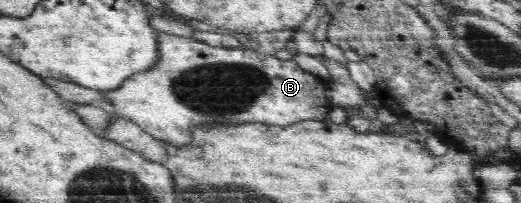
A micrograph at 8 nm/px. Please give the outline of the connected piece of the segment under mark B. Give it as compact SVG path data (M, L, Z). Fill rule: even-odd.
M155 30L155 35L157 63L149 69L133 73L117 89L103 91L103 96L107 96L115 113L133 121L145 133L161 141L173 141L173 145L189 145L189 129L193 129L193 125L201 125L201 121L233 121L233 125L257 122L285 127L305 119L328 120L331 105L325 97L325 83L298 63L243 47L211 47L194 38L177 37L176 34L164 31Z

